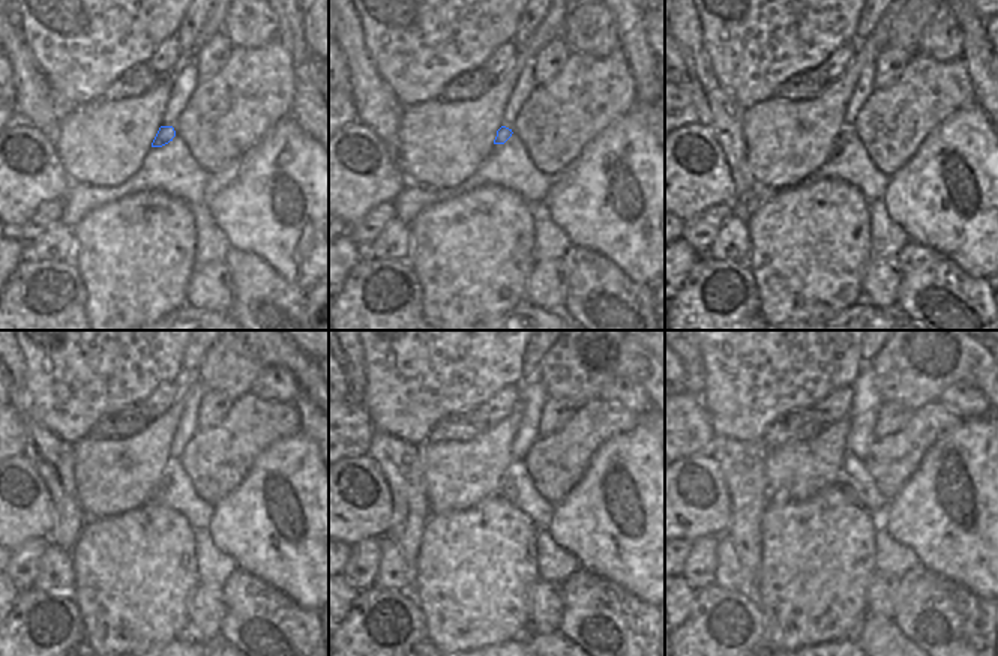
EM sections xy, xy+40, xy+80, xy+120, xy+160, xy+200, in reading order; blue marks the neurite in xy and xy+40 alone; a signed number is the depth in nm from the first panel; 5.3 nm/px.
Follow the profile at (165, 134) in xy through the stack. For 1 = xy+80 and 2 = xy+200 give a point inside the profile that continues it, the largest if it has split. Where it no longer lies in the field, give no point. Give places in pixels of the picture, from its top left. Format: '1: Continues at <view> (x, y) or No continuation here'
1: Continues at xy+80 (839, 141)
2: Continues at xy+200 (853, 491)

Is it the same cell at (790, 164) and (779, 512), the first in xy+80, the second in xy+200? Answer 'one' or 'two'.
two

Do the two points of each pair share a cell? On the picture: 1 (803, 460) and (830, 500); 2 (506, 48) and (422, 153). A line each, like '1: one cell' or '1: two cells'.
1: two cells
2: two cells

